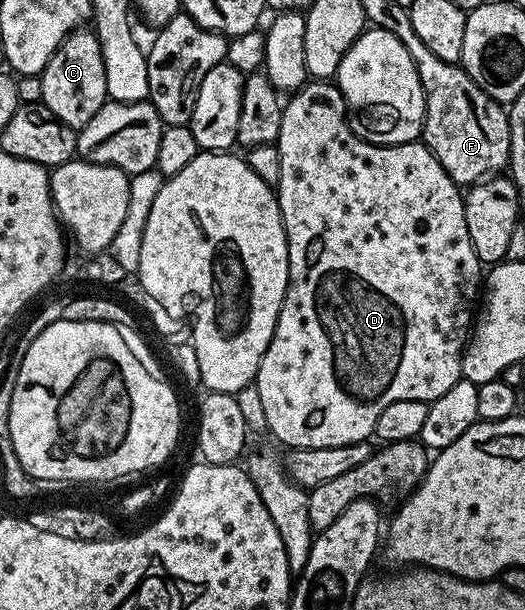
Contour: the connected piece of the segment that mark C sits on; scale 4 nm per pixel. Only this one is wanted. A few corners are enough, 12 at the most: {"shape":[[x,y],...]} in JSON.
{"shape":[[94,31],[68,34],[39,81],[42,104],[84,128],[109,100]]}

